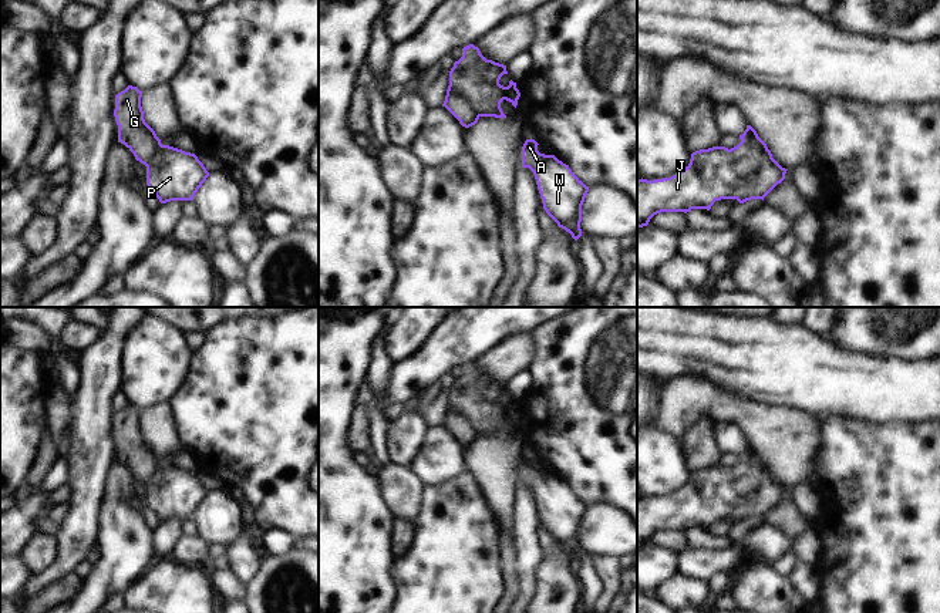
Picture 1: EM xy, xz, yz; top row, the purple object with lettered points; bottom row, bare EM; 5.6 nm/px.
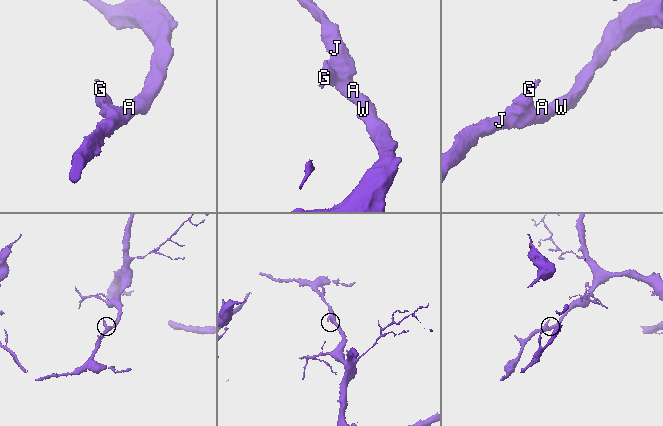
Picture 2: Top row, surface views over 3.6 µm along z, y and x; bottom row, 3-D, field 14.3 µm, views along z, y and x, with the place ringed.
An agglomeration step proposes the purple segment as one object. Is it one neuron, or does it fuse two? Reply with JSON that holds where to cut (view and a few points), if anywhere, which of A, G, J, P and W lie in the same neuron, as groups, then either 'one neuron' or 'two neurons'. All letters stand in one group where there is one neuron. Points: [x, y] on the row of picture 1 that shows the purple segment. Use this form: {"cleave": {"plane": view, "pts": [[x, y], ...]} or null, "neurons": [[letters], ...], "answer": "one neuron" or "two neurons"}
{"cleave": {"plane": "xz", "pts": [[450, 84], [472, 103], [479, 115]]}, "neurons": [["A", "J", "P", "W"], ["G"]], "answer": "two neurons"}

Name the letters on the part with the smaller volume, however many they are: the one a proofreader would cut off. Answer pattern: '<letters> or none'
G.

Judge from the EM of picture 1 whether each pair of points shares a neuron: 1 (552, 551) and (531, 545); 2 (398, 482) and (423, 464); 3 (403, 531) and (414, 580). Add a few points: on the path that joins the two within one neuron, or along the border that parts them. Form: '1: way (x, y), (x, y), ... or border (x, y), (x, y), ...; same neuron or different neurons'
1: border (542, 525), (539, 529), (539, 545), (545, 556); different neurons
2: border (411, 467), (425, 487); different neurons
3: border (415, 525), (411, 548), (397, 556); different neurons

